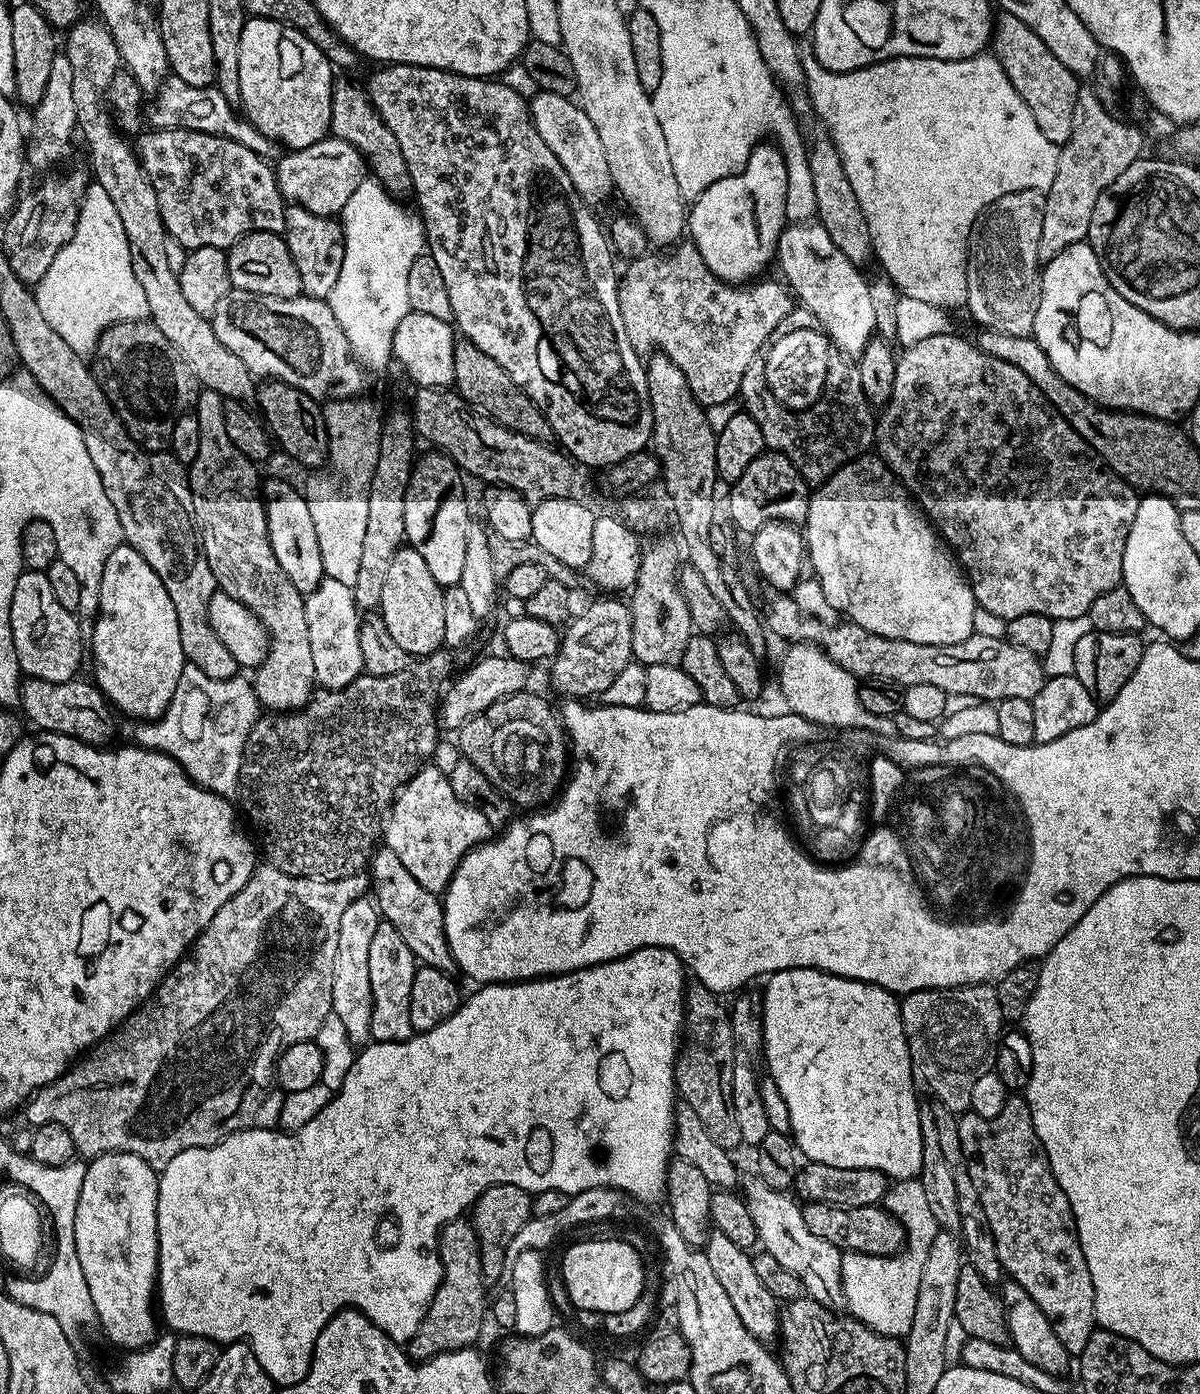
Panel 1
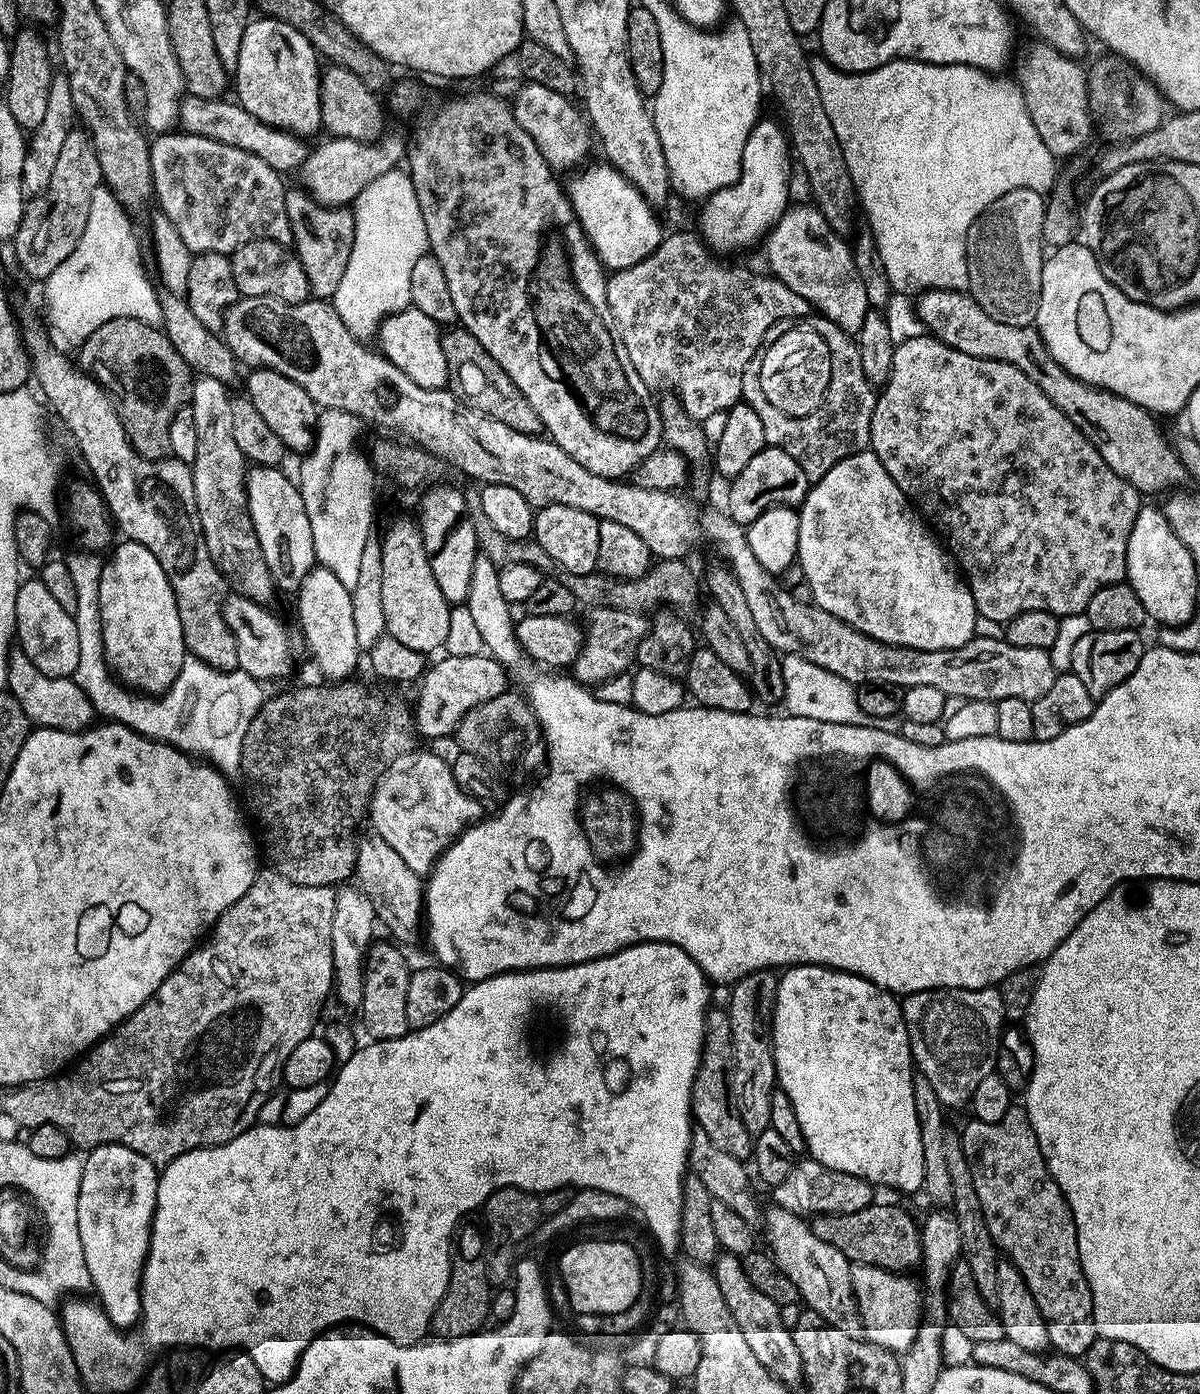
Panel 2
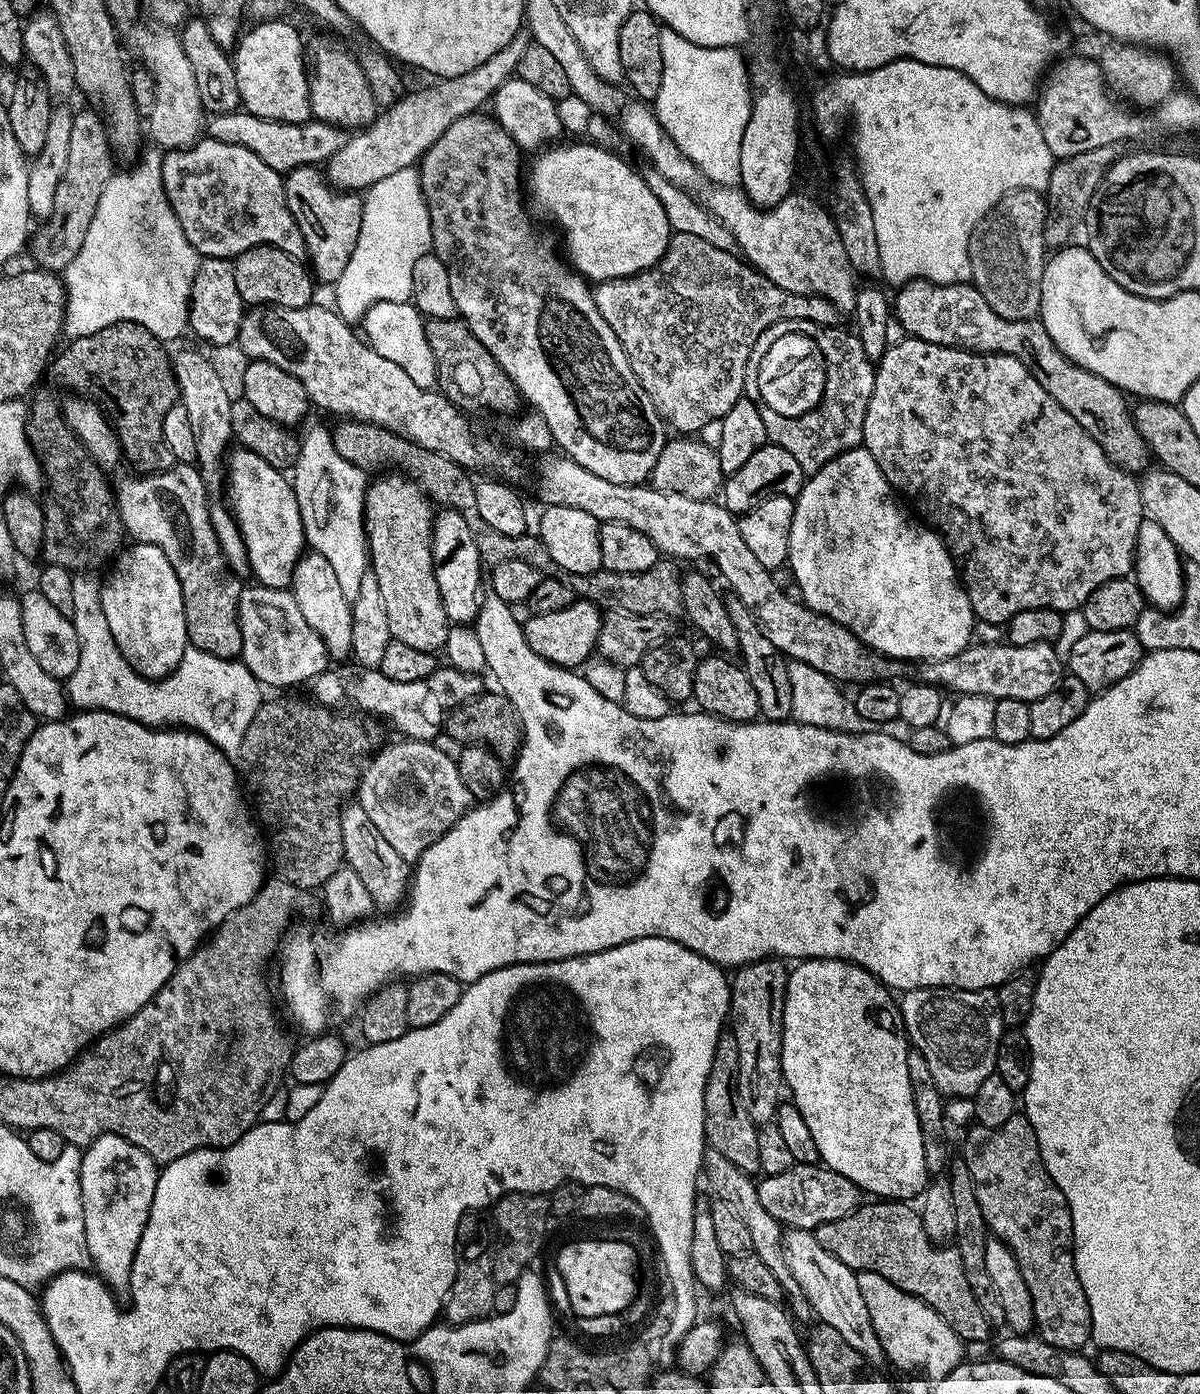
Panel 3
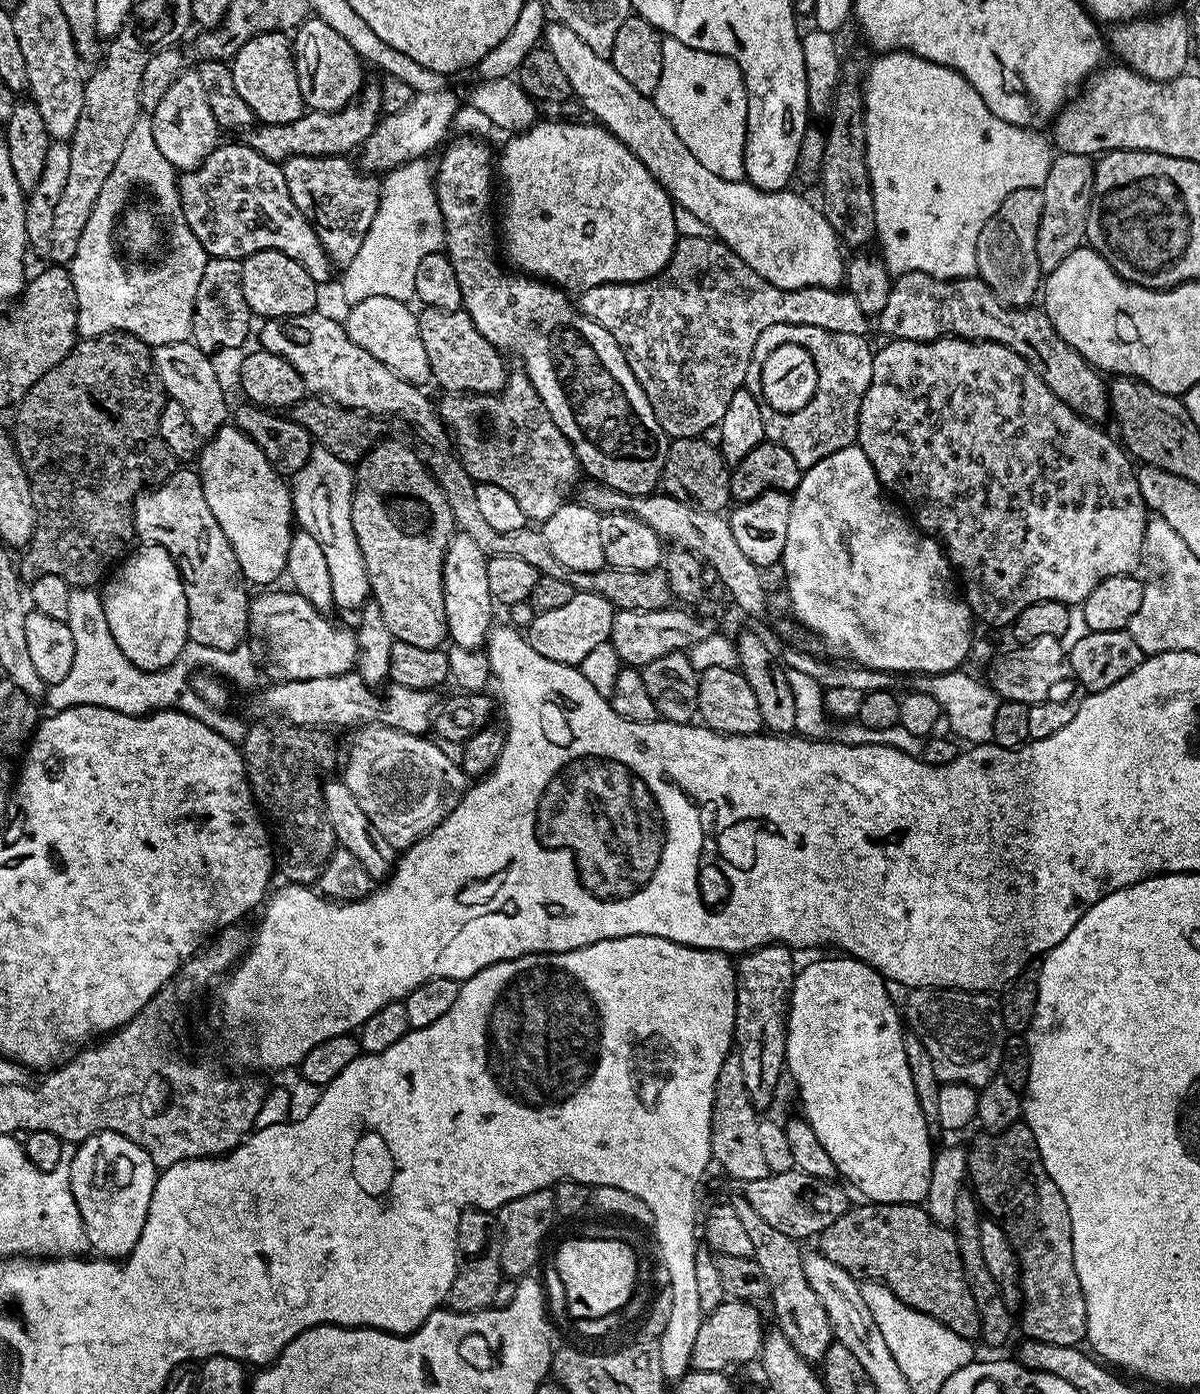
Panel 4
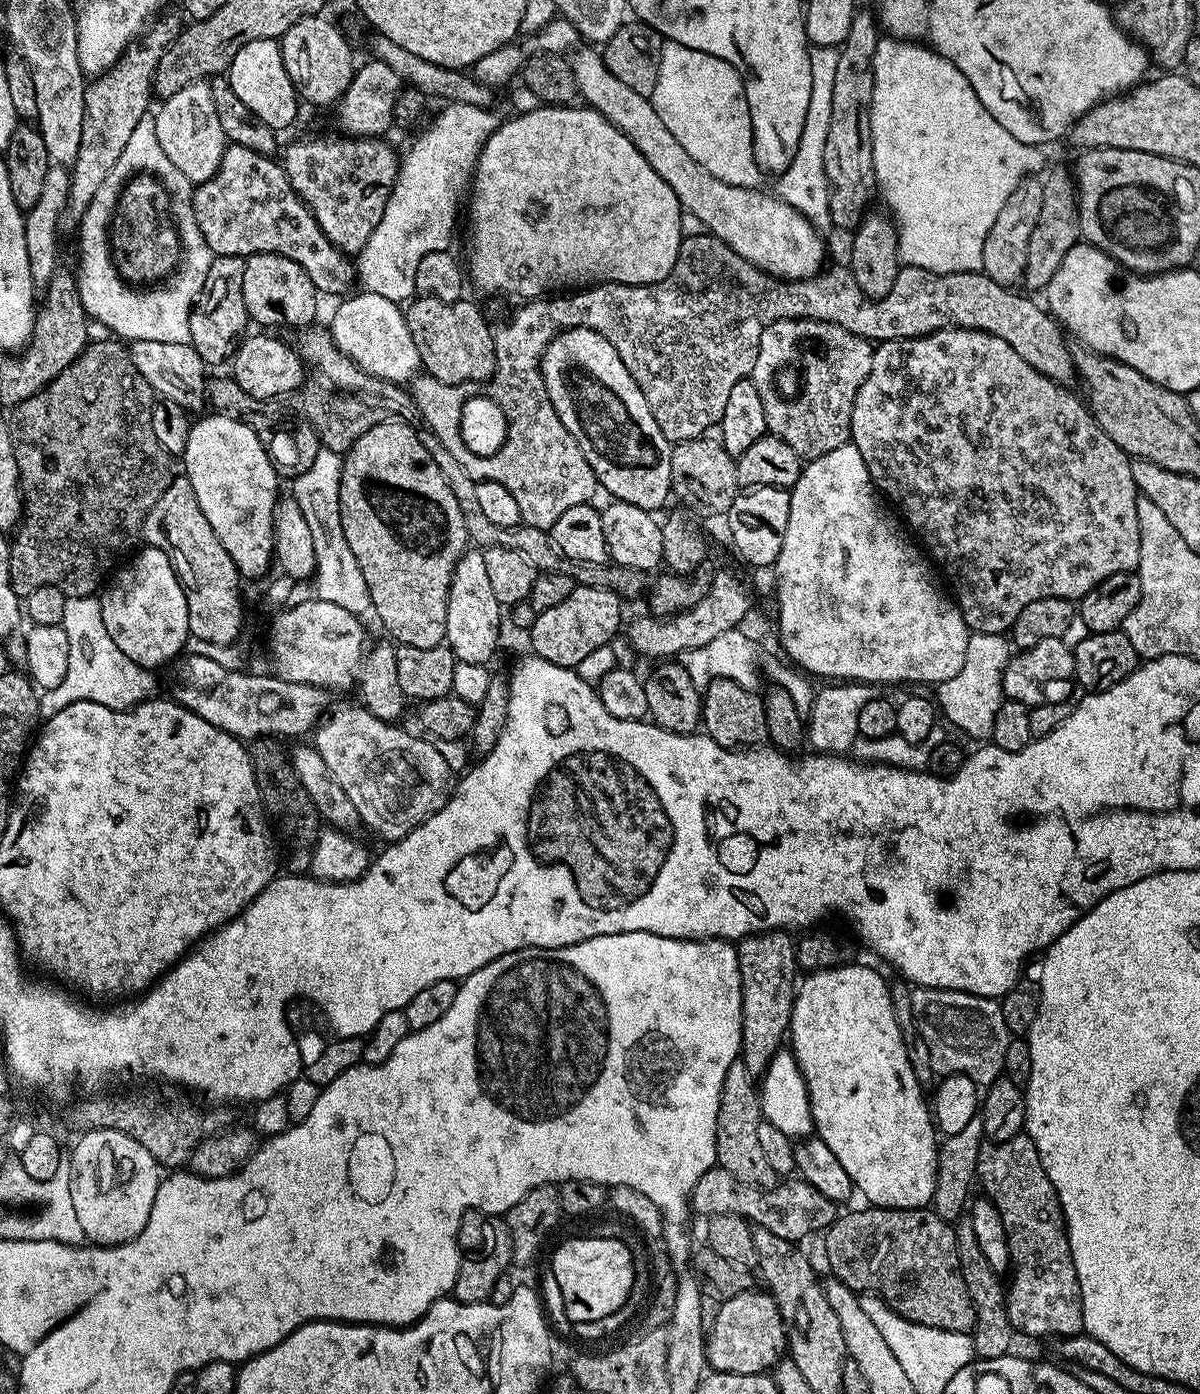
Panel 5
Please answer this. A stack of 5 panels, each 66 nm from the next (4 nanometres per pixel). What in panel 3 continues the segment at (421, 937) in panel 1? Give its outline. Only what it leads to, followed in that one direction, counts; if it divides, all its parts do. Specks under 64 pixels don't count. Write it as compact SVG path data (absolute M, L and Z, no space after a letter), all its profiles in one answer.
M348 802L341 807L340 825L342 826L342 846L344 847L344 858L347 867L354 869L358 874L358 878L362 878L362 883L366 885L366 891L370 894L373 905L377 909L399 909L405 903L410 891L409 861L404 860L402 854L398 854L398 850L394 850L394 846L390 846L390 842L386 842L386 838L382 838L382 834L374 826L374 822L370 822L370 818L366 815L366 810L362 810L359 802Z

